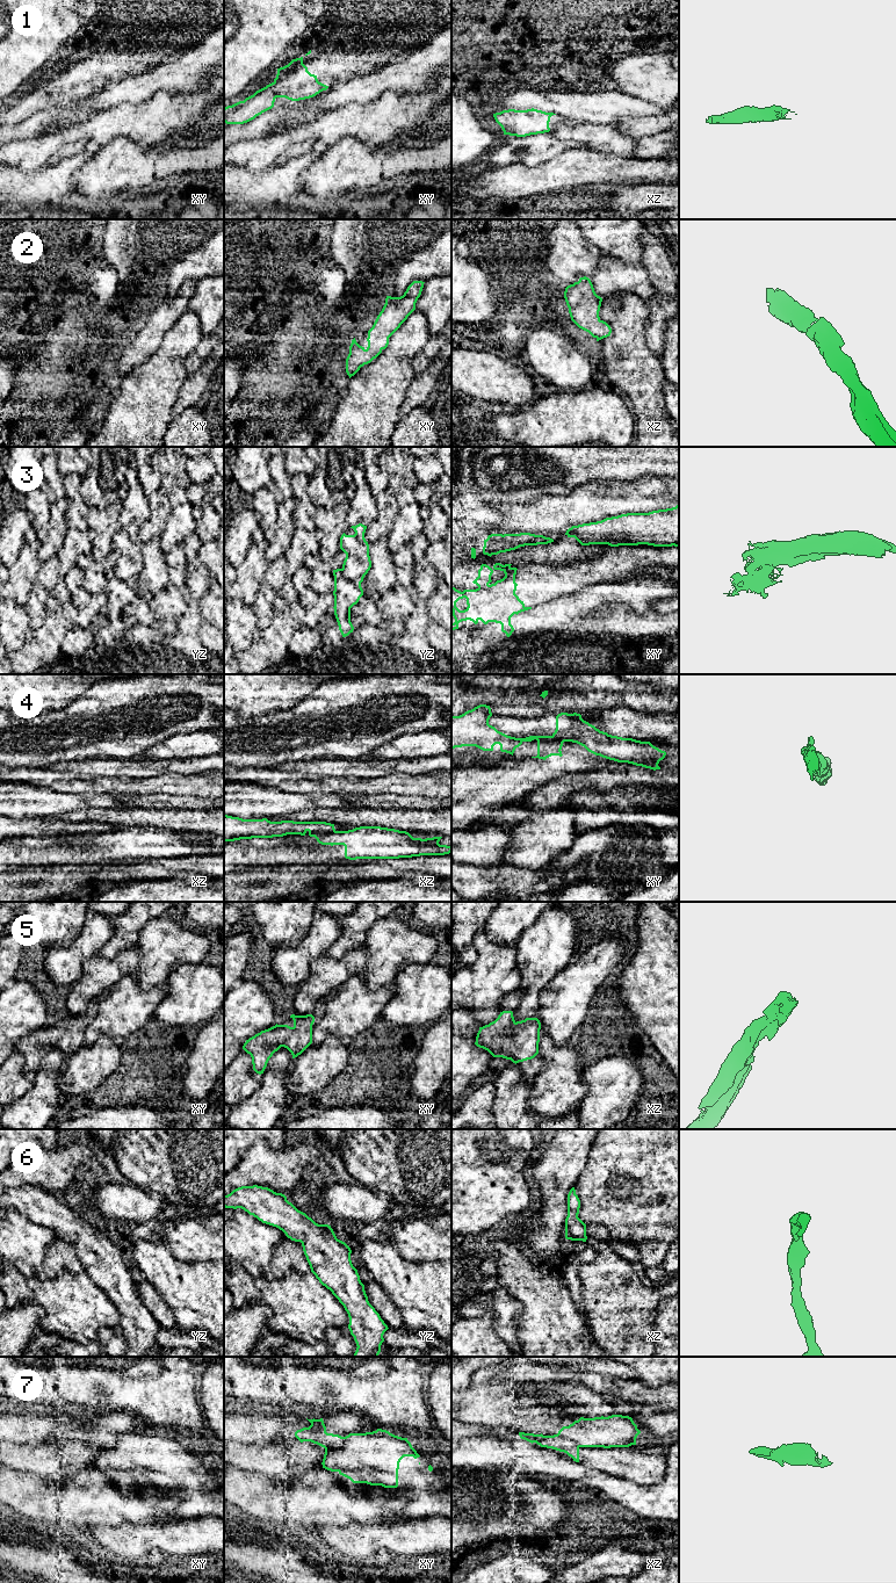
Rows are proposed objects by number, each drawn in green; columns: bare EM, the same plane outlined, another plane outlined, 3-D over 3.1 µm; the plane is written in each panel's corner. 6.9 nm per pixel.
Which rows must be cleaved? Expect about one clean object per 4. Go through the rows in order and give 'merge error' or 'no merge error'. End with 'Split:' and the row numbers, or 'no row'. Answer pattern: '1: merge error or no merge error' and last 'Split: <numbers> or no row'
1: no merge error
2: no merge error
3: merge error
4: merge error
5: no merge error
6: no merge error
7: merge error
Split: 3, 4, 7

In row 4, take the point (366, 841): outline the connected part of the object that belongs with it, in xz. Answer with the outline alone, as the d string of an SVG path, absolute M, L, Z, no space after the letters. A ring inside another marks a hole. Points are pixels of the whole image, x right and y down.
M360 826L348 831L320 834L316 839L321 845L344 845L345 858L399 859L420 855L445 855L451 846L440 845L442 837L413 838L406 831L381 826Z

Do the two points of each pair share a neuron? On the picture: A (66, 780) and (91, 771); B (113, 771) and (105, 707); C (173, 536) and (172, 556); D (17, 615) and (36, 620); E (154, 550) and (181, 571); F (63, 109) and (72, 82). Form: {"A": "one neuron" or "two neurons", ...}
{"A": "two neurons", "B": "two neurons", "C": "two neurons", "D": "two neurons", "E": "two neurons", "F": "two neurons"}

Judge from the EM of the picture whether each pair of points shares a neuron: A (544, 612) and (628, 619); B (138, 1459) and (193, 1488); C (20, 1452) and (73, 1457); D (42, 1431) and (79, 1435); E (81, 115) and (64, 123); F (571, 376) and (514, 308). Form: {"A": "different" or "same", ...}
{"A": "different", "B": "same", "C": "same", "D": "different", "E": "same", "F": "different"}

